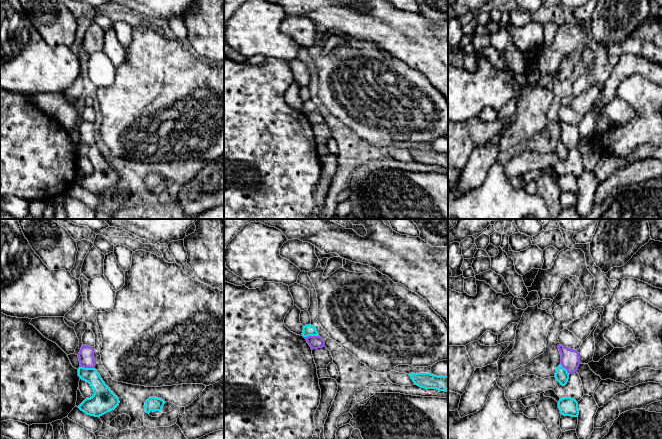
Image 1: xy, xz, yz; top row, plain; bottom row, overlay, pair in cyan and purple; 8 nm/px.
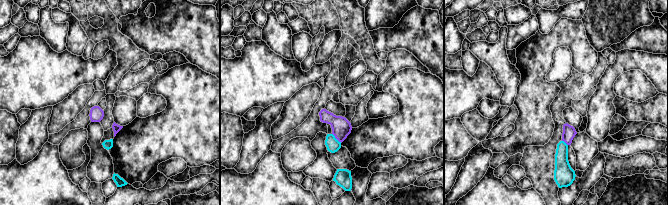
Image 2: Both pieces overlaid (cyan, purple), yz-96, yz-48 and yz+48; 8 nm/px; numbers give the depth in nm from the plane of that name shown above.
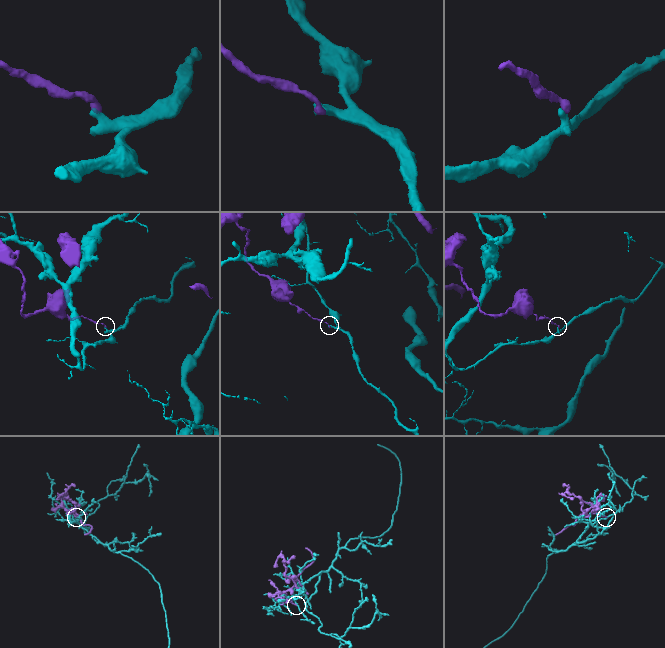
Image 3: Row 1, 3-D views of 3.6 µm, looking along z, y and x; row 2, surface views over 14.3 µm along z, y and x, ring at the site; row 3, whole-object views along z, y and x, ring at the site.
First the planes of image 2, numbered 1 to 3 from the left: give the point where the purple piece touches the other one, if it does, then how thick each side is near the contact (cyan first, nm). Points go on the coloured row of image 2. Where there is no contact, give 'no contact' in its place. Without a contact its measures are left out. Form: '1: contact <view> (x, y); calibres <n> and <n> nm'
1: no contact
2: contact yz-48 (335, 138); calibres 110 and 160 nm
3: contact yz+48 (565, 143); calibres 160 and 110 nm

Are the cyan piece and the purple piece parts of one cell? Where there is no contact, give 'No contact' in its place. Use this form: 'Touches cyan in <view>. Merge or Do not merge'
Touches cyan in xy. Do not merge

